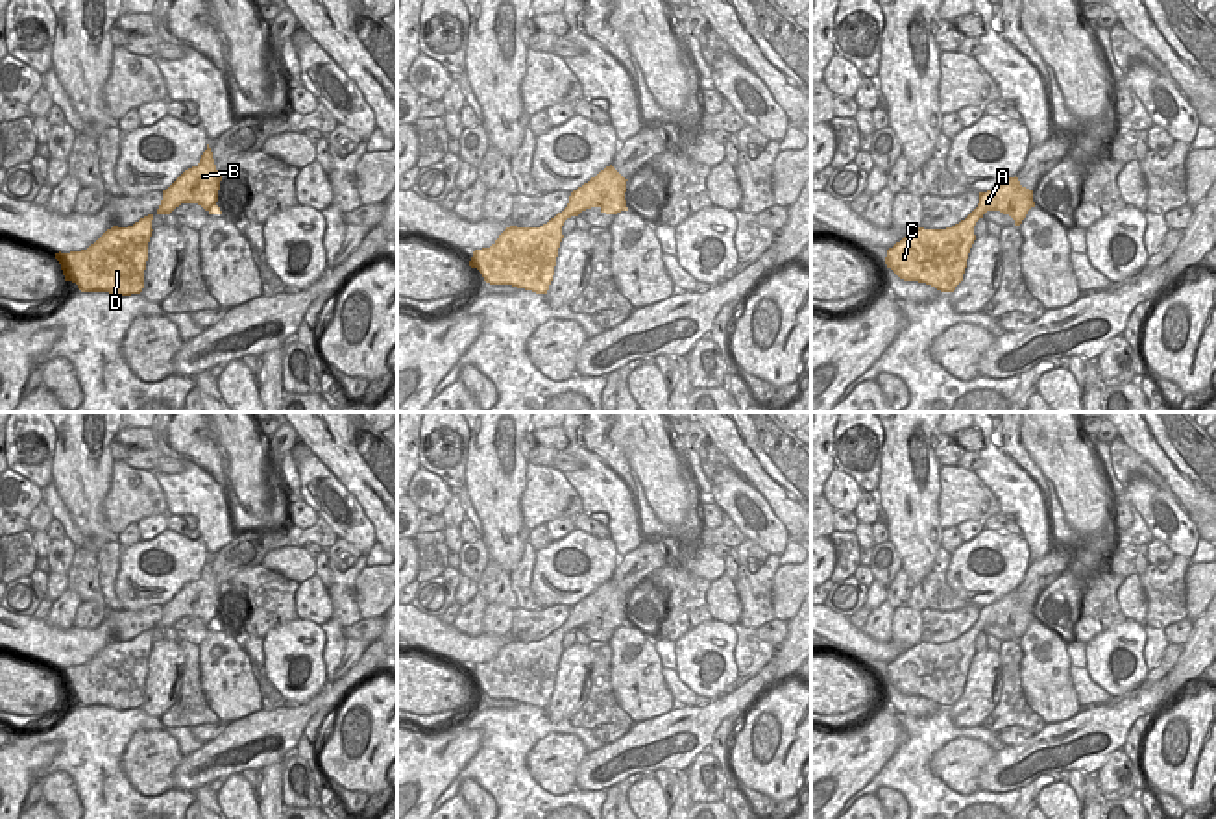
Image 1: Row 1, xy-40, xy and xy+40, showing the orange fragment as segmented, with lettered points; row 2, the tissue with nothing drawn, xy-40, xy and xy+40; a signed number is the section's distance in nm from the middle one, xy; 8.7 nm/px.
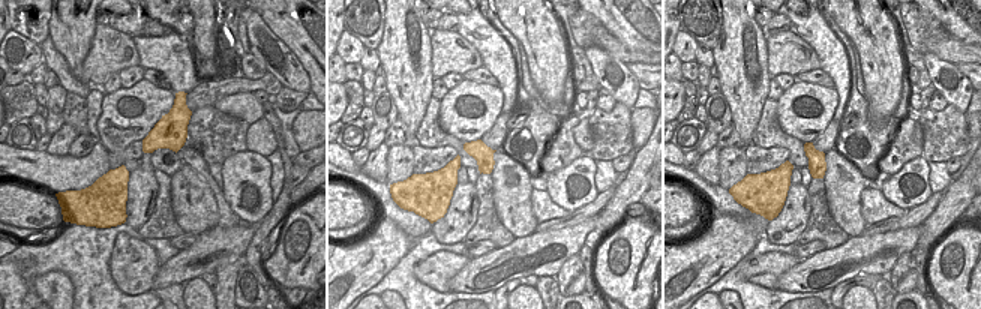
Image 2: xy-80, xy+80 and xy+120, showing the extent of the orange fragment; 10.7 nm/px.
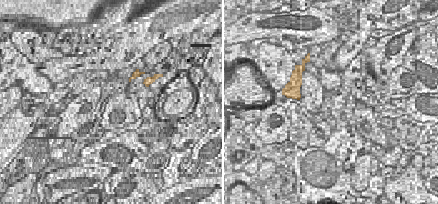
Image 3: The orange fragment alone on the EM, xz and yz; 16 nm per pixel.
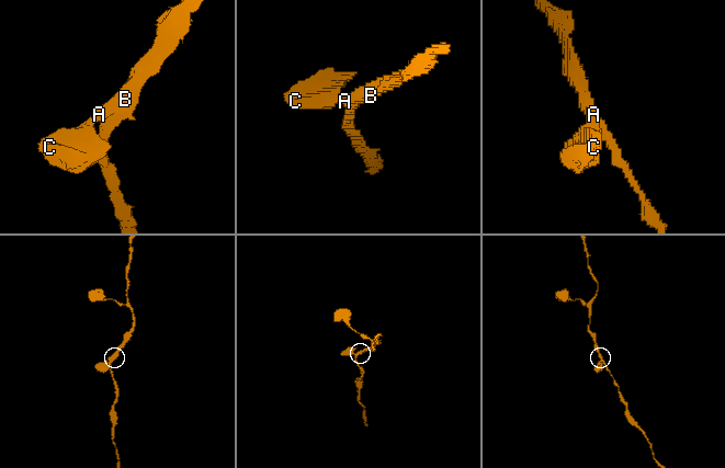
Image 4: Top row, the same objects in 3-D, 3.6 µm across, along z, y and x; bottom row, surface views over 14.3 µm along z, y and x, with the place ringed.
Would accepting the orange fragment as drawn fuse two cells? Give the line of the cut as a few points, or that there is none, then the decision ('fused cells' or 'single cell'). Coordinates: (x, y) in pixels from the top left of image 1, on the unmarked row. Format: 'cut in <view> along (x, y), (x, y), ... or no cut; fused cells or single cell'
no cut; single cell

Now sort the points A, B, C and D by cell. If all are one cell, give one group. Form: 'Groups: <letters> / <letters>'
Groups: A B C D.

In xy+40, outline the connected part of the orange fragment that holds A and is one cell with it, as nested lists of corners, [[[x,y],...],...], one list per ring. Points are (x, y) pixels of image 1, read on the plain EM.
[[[1009,592],[992,605],[979,606],[978,621],[946,643],[924,643],[904,651],[887,664],[885,678],[904,695],[918,695],[941,706],[954,706],[963,695],[967,673],[976,654],[974,640],[987,625],[1000,625],[1020,640],[1035,621],[1033,605]]]

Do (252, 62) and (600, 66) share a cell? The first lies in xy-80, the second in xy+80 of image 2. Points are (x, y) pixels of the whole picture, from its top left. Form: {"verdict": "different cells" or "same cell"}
{"verdict": "different cells"}

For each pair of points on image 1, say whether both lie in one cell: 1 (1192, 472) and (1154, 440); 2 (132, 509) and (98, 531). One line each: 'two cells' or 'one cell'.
1: one cell
2: two cells

